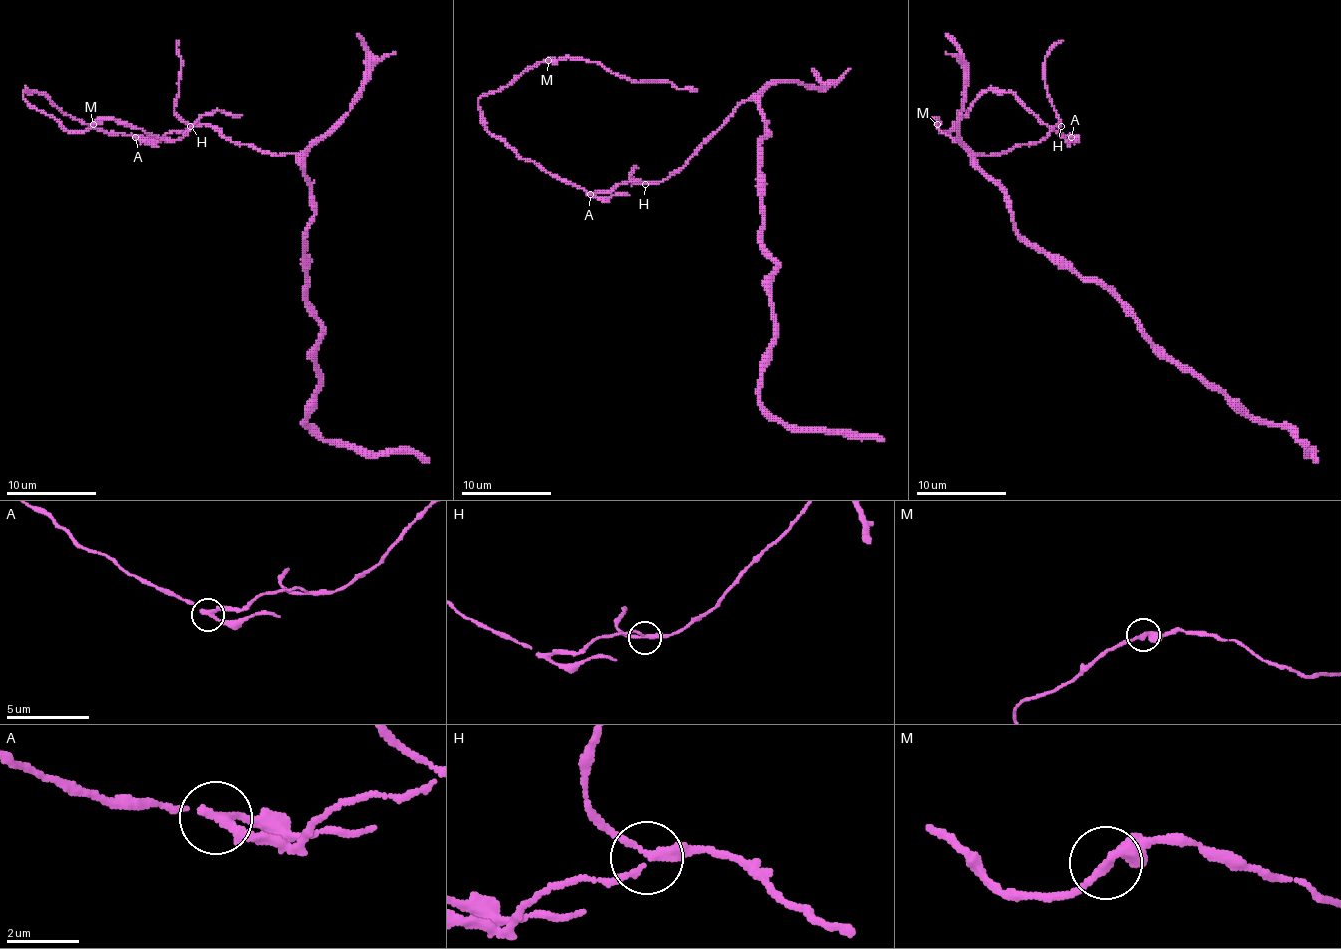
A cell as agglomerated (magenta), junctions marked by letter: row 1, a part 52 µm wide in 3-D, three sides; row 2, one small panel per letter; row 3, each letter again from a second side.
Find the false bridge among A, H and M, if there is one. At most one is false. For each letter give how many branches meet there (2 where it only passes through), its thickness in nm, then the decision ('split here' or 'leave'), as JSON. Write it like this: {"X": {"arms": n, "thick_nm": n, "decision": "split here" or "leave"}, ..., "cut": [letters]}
{"A": {"arms": 3, "thick_nm": 200, "decision": "split here"}, "H": {"arms": 3, "thick_nm": 200, "decision": "leave"}, "M": {"arms": 3, "thick_nm": 240, "decision": "leave"}, "cut": ["A"]}

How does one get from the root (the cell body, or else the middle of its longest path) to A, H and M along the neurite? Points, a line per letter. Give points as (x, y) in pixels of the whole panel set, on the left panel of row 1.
A: (271, 153), (262, 153), (246, 144), (235, 144), (206, 124), (170, 131), (154, 144), (140, 142), (136, 137)
H: (271, 153), (262, 153), (246, 144), (235, 144), (206, 124), (190, 126)
M: (271, 153), (206, 124), (149, 144), (73, 119), (43, 95), (23, 95), (68, 131), (93, 124)

